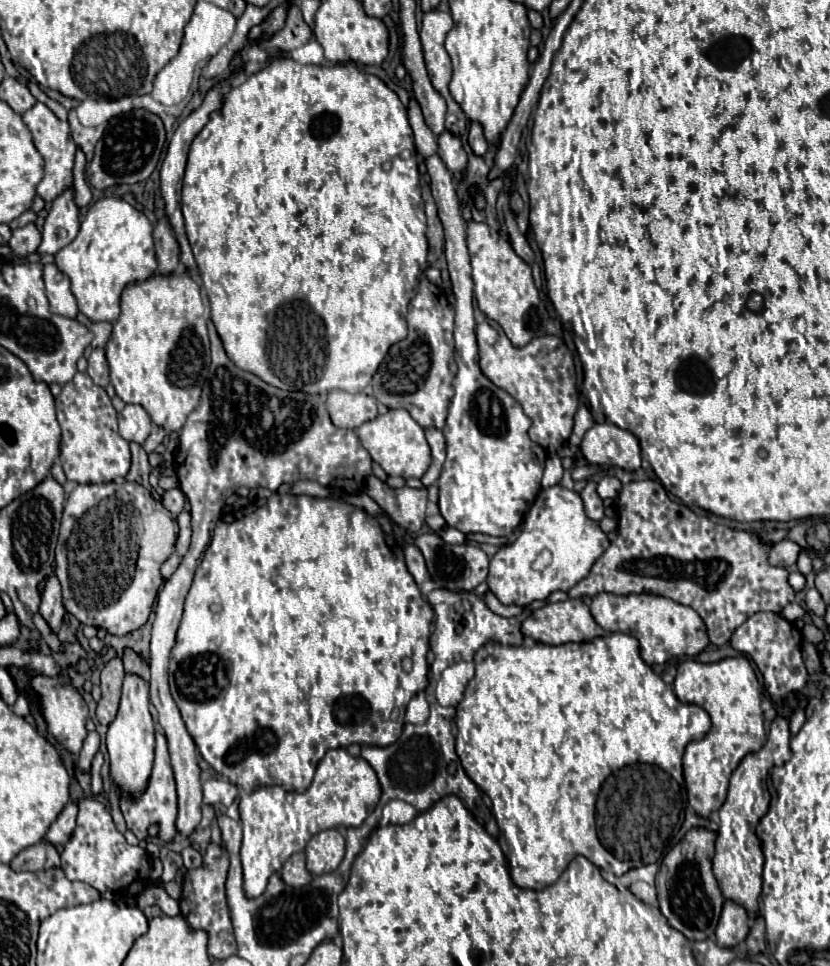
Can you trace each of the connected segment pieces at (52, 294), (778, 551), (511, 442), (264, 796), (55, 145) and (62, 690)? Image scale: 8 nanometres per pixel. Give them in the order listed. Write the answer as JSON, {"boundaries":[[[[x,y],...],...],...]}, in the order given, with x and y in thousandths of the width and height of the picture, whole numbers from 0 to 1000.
{"boundaries":[[[[55,273],[53,294],[55,294],[55,306],[60,313],[60,321],[80,329],[92,329],[94,317],[92,317],[89,304],[84,302],[84,290],[80,288],[80,284],[75,284],[65,273]]],[[[942,559],[942,561],[930,565],[930,569],[928,569],[928,584],[930,586],[952,588],[952,586],[959,584],[964,569],[966,569],[964,563],[959,563],[954,559]]],[[[494,104],[492,122],[499,137],[501,153],[511,161],[518,180],[518,195],[528,213],[528,224],[535,232],[537,242],[537,269],[549,304],[549,377],[552,385],[547,391],[549,410],[542,416],[542,429],[535,441],[537,451],[537,478],[528,495],[530,503],[530,532],[540,545],[552,547],[559,553],[578,551],[588,555],[614,555],[627,542],[636,516],[646,516],[651,497],[655,491],[658,468],[636,453],[639,433],[629,427],[629,420],[605,402],[595,400],[576,381],[576,358],[571,348],[571,323],[569,323],[569,288],[566,288],[566,265],[561,259],[559,226],[547,199],[545,180],[525,157],[525,141],[516,135],[508,122],[508,114],[501,104]]],[[[414,774],[393,778],[369,820],[345,820],[340,814],[323,814],[294,824],[289,828],[289,853],[294,863],[289,888],[294,899],[296,930],[316,928],[325,907],[333,901],[340,901],[352,884],[364,882],[381,861],[407,855],[434,855],[455,828],[458,812],[448,793],[439,785],[422,783]]],[[[43,106],[34,116],[29,116],[29,126],[31,130],[36,133],[39,137],[39,143],[41,143],[41,151],[46,153],[46,157],[51,159],[53,164],[53,184],[51,188],[46,190],[43,199],[46,203],[53,207],[53,209],[63,209],[67,207],[77,197],[87,195],[87,174],[89,174],[89,157],[92,157],[92,149],[84,141],[84,133],[82,133],[82,126],[72,124],[55,108],[51,106]]],[[[80,694],[70,700],[70,702],[55,702],[48,698],[39,698],[39,712],[48,718],[48,727],[51,727],[51,739],[55,743],[58,756],[60,760],[84,778],[84,781],[94,781],[99,774],[99,768],[104,764],[104,743],[106,743],[106,733],[104,727],[99,725],[99,720],[87,712],[84,702],[80,698]]]]}

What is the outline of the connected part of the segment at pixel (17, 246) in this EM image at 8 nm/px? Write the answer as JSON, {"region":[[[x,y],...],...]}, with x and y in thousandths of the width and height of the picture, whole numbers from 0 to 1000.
{"region":[[[31,232],[29,236],[19,236],[14,240],[10,255],[17,261],[22,261],[22,265],[31,265],[31,263],[43,261],[48,248],[51,248],[51,242],[46,240],[46,236],[41,232]]]}

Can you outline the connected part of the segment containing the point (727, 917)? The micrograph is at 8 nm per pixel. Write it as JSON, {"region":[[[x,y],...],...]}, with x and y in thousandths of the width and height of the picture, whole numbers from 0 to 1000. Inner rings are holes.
{"region":[[[872,934],[867,954],[863,959],[863,975],[875,981],[892,979],[904,967],[904,950],[899,942],[884,934]]]}

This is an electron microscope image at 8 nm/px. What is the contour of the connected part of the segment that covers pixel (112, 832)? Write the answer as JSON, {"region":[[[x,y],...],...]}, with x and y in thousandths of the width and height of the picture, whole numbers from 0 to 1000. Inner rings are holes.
{"region":[[[99,826],[94,834],[96,834],[96,841],[94,841],[92,857],[72,884],[77,905],[84,911],[104,913],[120,923],[154,921],[161,913],[166,915],[176,913],[178,903],[181,903],[178,882],[169,876],[157,876],[152,872],[152,867],[137,855],[137,849],[130,836],[116,826]]]}

